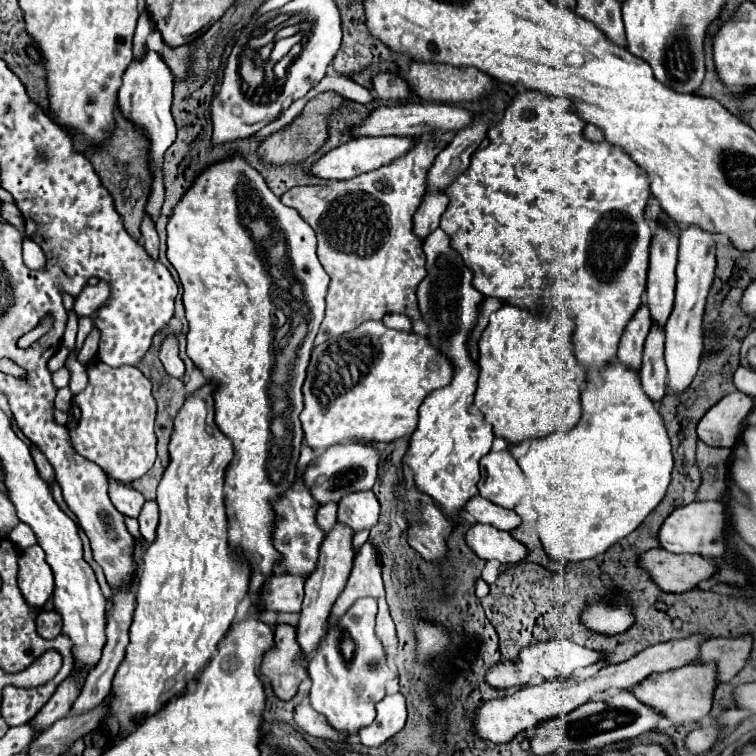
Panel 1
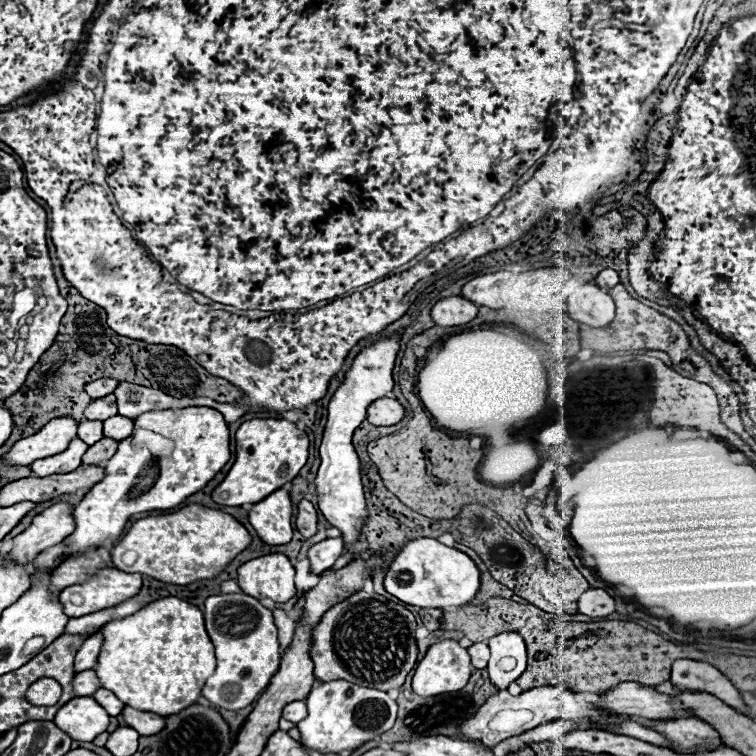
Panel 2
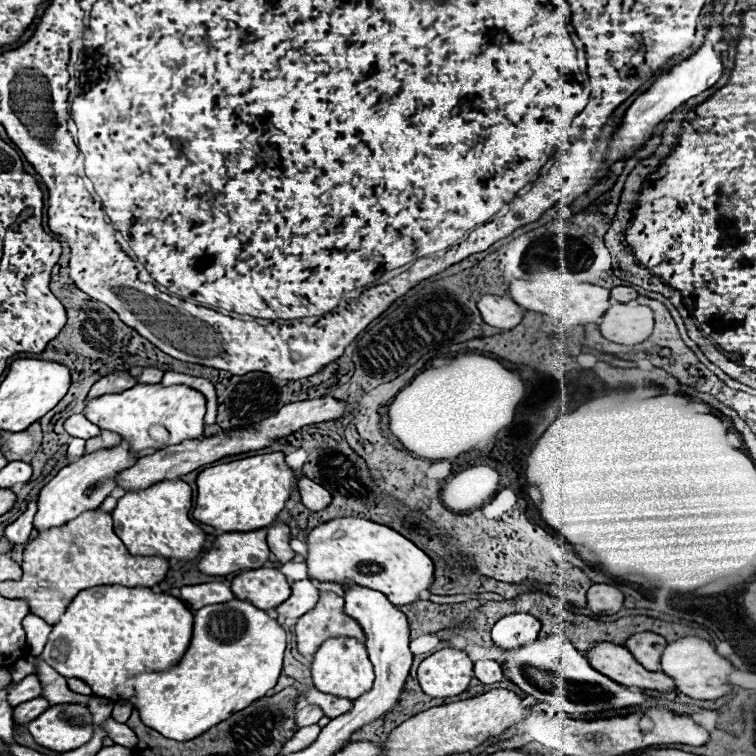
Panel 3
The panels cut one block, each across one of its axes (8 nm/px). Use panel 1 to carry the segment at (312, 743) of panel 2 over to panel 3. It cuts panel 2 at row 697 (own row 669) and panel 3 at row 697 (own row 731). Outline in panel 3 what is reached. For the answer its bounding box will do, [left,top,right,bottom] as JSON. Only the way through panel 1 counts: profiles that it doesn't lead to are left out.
[312,638,374,702]

